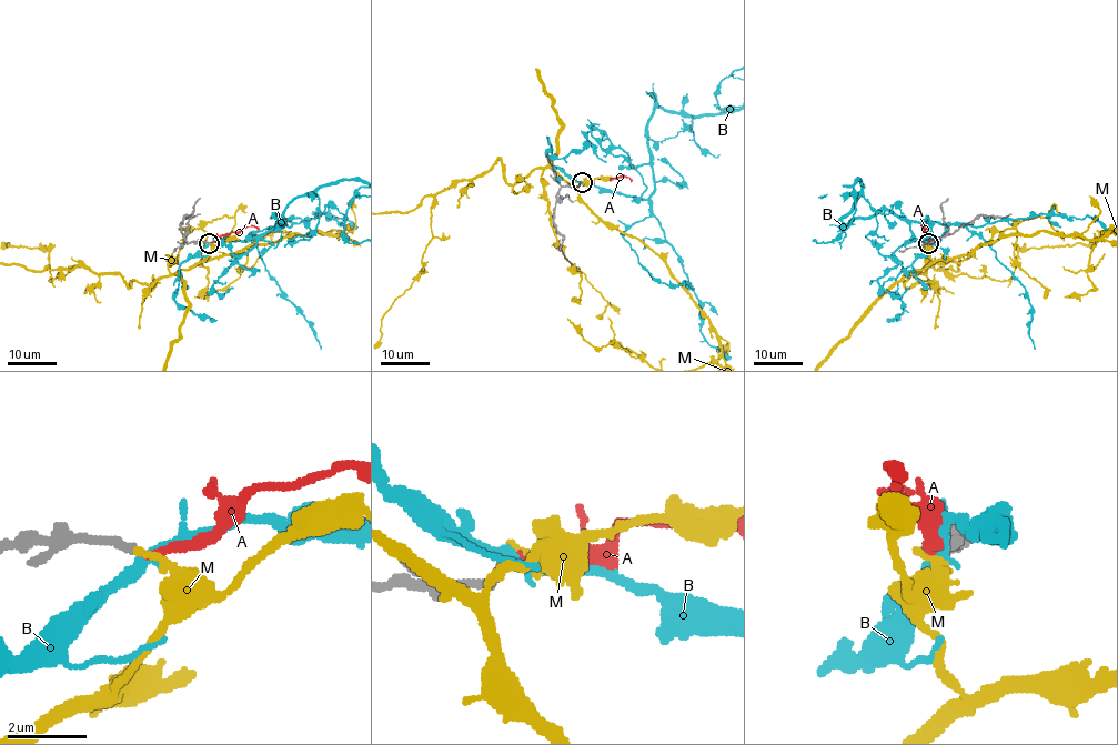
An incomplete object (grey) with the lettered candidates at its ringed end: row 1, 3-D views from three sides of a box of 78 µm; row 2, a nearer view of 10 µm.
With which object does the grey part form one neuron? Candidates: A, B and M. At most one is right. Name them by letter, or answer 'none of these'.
A

